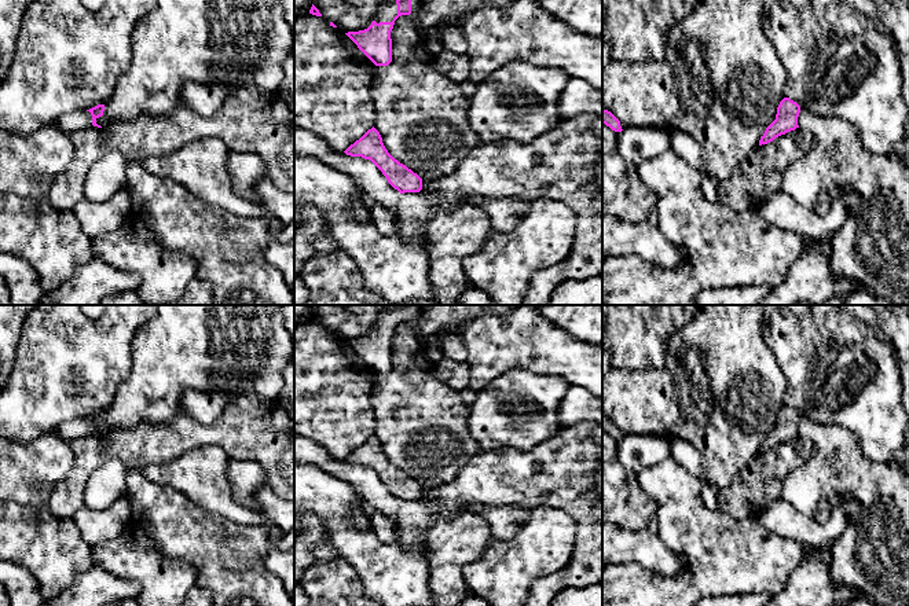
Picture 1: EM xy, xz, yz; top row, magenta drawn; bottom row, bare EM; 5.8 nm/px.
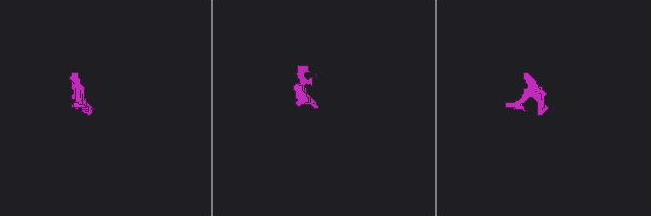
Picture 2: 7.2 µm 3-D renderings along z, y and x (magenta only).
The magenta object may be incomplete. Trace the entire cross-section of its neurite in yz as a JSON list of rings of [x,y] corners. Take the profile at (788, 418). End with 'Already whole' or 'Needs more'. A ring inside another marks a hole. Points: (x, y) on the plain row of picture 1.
[[[784,405],[777,415],[776,427],[766,436],[763,444],[759,448],[759,453],[767,452],[776,445],[799,436],[799,420],[800,414],[789,405]]]. Already whole

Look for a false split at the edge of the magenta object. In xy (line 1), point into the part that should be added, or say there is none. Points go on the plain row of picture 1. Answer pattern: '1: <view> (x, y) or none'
1: none

